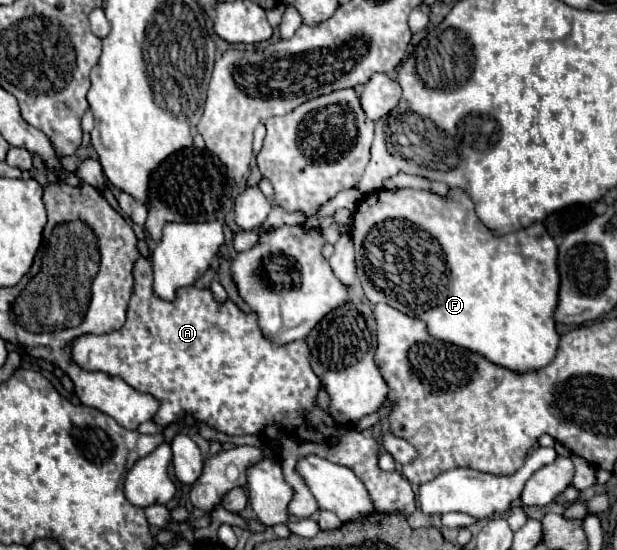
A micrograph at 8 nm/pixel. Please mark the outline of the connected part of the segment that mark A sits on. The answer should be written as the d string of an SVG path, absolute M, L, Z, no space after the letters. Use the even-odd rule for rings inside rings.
M140 257L134 263L134 291L128 305L128 317L120 331L106 333L106 335L82 335L72 345L74 361L88 371L104 371L108 375L118 375L130 387L150 393L160 401L160 409L156 411L154 423L166 427L178 421L184 415L194 417L216 431L226 435L260 435L278 451L282 471L286 481L294 487L294 499L288 505L290 515L296 517L310 517L318 511L316 499L312 497L308 485L300 473L296 473L296 465L300 457L306 455L320 455L328 457L338 465L344 465L356 473L356 477L366 485L374 509L378 513L400 513L404 517L414 513L414 491L408 481L396 471L382 471L378 467L378 441L372 435L372 429L358 431L354 425L340 425L328 409L318 407L316 395L320 391L320 379L312 373L312 365L308 361L308 343L306 341L292 341L286 345L274 345L268 341L258 327L256 313L244 313L234 301L216 301L210 289L196 289L186 287L178 291L176 301L166 303L152 293L152 267L146 257ZM296 425L306 425L308 437L302 439L296 435Z

